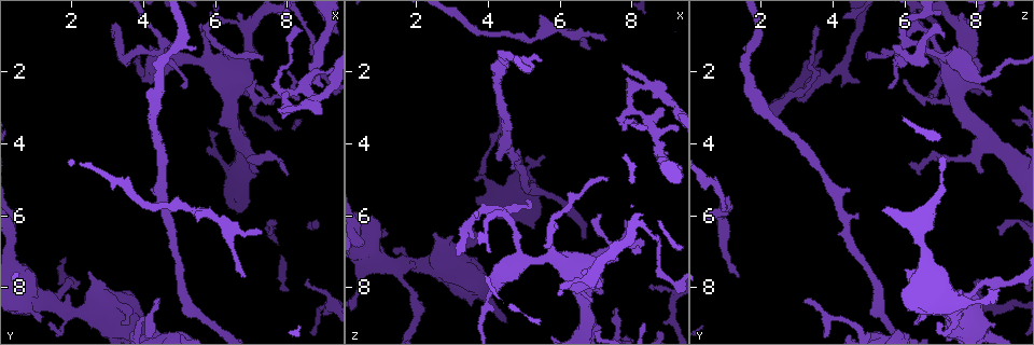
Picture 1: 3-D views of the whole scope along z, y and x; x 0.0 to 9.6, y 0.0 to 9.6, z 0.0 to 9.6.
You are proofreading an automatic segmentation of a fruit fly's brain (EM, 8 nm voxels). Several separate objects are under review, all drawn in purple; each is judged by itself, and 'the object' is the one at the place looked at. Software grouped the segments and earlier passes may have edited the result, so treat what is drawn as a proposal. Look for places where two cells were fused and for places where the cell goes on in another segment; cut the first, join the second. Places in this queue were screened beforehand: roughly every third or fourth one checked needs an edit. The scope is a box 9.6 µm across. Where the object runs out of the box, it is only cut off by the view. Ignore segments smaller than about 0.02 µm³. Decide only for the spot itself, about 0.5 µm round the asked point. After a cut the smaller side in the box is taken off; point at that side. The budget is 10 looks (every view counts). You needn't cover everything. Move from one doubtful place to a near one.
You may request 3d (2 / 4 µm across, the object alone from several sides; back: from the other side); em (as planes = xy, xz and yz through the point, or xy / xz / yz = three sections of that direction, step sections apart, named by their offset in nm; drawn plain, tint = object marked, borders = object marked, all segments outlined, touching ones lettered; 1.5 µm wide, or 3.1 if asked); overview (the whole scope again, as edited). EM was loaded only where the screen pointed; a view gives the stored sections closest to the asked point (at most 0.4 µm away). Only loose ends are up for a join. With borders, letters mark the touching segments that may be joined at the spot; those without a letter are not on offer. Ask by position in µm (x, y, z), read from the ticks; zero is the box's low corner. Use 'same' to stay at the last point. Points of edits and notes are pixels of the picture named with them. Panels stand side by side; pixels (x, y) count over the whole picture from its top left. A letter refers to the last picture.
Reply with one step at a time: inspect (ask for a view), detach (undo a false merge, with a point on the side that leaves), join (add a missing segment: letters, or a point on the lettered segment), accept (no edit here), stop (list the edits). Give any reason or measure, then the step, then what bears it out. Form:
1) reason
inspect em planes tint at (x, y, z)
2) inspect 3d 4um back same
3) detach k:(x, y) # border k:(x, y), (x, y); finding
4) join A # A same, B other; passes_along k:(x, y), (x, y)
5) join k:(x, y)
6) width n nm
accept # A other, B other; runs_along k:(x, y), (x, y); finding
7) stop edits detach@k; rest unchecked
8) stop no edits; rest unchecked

abrupt turn
inspect 3d 4um at (5.15, 1.00, 1.85)

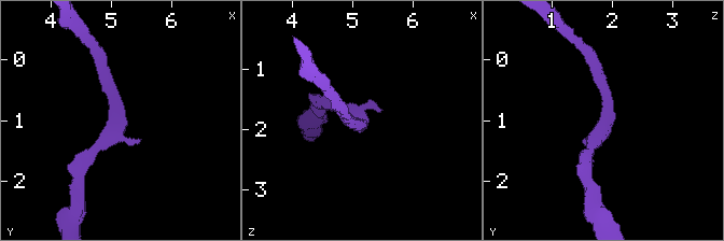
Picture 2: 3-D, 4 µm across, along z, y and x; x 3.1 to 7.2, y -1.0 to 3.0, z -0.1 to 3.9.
arm_widths 200, 220 nm; need the tissue
inspect em planes plain at (5.10, 1.00, 1.90)

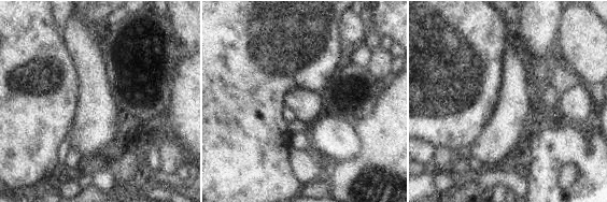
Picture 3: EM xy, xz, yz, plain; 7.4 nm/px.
see the neighbours
inspect em planes borders same

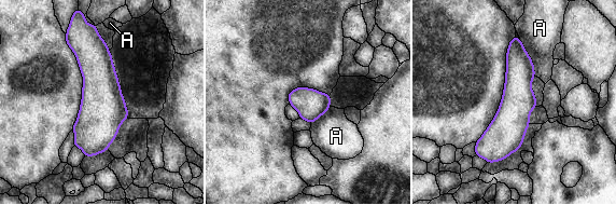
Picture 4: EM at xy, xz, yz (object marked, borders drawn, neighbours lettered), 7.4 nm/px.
accept # A other; border 4:(519, 39), (533, 64), (535, 76); all the same cell

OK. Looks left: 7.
inspect 3d 2um at (7.30, 6.50, 1.05)

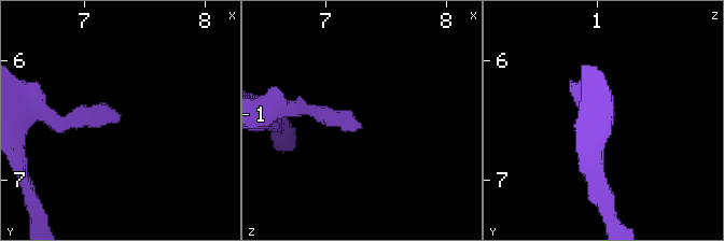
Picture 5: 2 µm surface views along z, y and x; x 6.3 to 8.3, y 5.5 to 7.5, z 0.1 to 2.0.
now the EM
inspect em planes plain at (7.28, 6.46, 1.12)

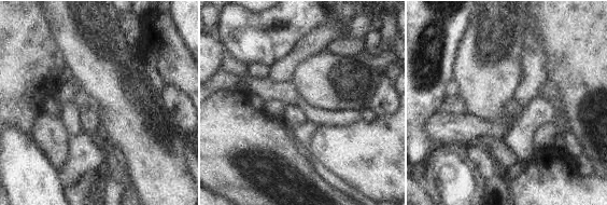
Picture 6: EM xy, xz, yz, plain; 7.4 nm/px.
inspect em planes borders same

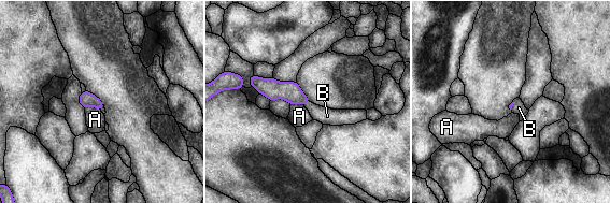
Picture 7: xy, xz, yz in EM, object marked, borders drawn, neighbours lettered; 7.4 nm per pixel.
join B # A other, B same; passes_along 7:(289, 91), (307, 102), (327, 116); the cell continues

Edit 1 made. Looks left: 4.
sharp bend
inspect em xy step 4 borders at (8.80, 2.90, 2.50)

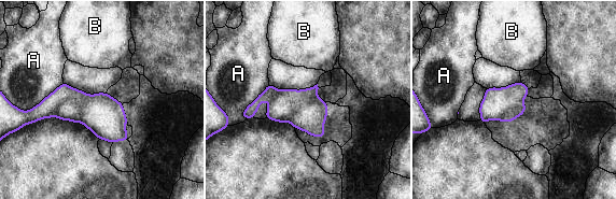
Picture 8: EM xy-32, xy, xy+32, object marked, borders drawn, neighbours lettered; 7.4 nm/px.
detach 8:(70, 111) # A other, B other; two cells meet here

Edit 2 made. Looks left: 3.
stop edits join@7, detach@8; rest unchecked

